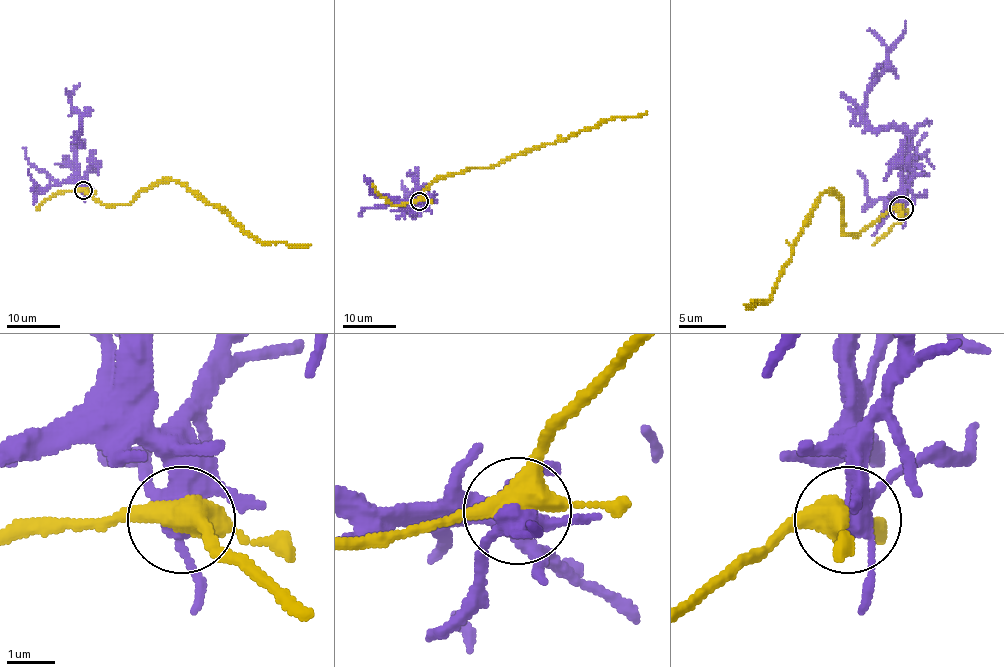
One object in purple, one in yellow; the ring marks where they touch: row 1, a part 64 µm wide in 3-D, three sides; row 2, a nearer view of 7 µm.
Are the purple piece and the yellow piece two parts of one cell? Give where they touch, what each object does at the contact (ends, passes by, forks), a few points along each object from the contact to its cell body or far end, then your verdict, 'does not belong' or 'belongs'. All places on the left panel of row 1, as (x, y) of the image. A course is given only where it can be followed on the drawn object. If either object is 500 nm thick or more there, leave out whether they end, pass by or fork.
at (83, 190); purple forks there; yellow forks there; purple runs (83, 190), (76, 160), (76, 150), (80, 144), (80, 113), (71, 104), (71, 93), (79, 84); yellow runs (83, 190), (104, 205), (128, 205), (140, 191), (177, 181), (218, 205), (260, 241), (311, 244); does not belong

